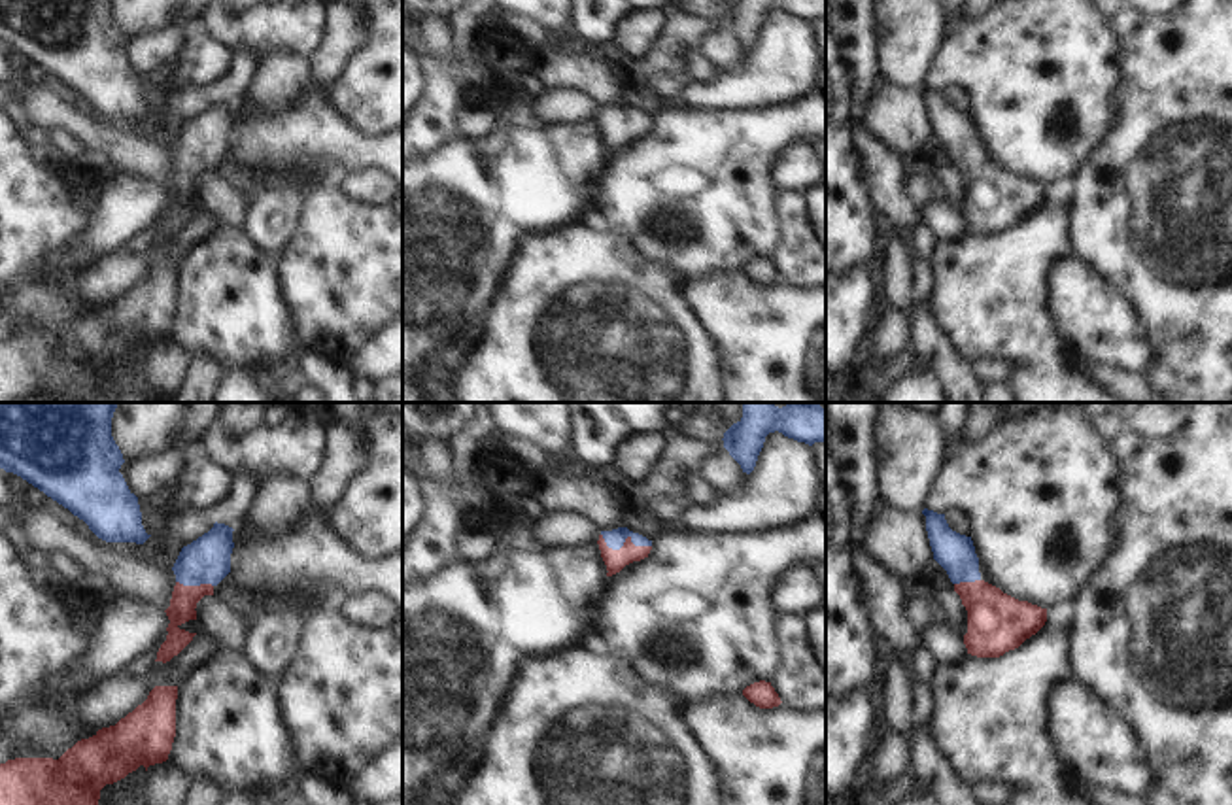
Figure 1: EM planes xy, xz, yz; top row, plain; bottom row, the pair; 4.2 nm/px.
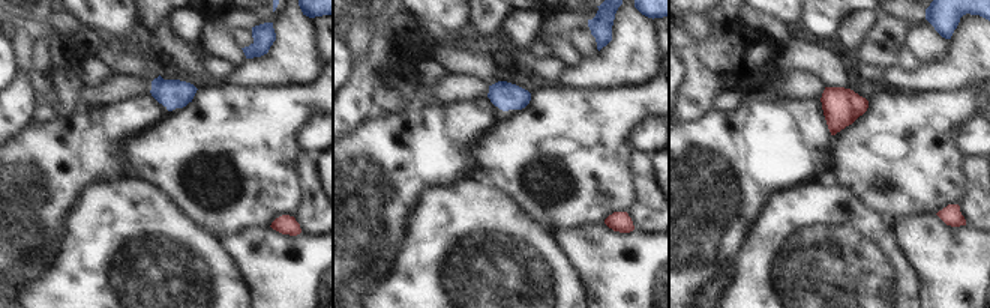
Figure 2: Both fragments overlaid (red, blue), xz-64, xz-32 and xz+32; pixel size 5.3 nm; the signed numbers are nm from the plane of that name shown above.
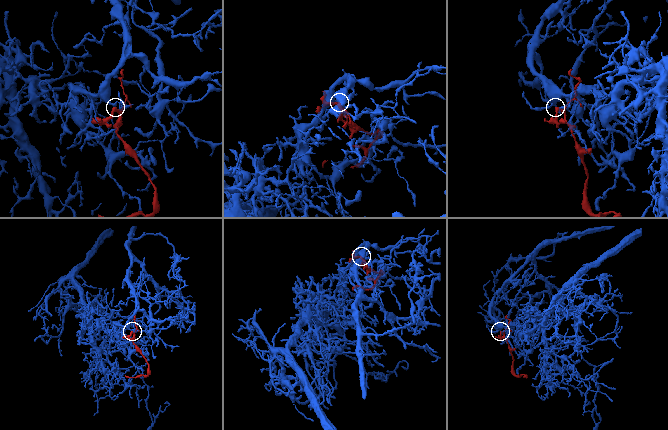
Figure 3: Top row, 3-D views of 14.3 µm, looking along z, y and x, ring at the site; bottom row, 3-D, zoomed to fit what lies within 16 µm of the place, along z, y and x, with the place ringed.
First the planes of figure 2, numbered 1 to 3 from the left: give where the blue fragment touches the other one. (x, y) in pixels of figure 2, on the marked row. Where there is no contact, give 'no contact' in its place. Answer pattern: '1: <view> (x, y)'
1: no contact
2: no contact
3: no contact

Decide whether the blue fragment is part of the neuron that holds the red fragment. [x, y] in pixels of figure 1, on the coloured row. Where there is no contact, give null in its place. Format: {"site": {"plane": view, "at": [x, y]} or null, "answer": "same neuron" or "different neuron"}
{"site": {"plane": "xz", "at": [624, 543]}, "answer": "same neuron"}

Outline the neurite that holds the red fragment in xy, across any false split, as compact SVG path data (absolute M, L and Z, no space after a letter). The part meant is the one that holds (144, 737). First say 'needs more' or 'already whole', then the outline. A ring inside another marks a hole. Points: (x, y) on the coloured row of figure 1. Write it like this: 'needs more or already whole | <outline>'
already whole | M155 686L147 699L115 726L98 729L93 737L77 741L59 760L15 758L0 763L0 805L98 805L100 790L136 771L168 760L176 737L178 686Z

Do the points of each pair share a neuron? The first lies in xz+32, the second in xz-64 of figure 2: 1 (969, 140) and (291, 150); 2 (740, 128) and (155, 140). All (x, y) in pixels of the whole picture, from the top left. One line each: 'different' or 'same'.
1: different
2: different

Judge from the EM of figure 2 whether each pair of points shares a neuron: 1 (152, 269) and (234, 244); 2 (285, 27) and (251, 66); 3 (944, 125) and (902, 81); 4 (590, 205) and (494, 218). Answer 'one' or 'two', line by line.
1: two
2: one
3: two
4: two

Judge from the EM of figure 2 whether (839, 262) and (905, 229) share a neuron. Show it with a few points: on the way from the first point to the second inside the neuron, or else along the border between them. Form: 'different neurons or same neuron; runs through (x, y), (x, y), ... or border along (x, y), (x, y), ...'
different neurons; border along (888, 221), (893, 238), (911, 266)

